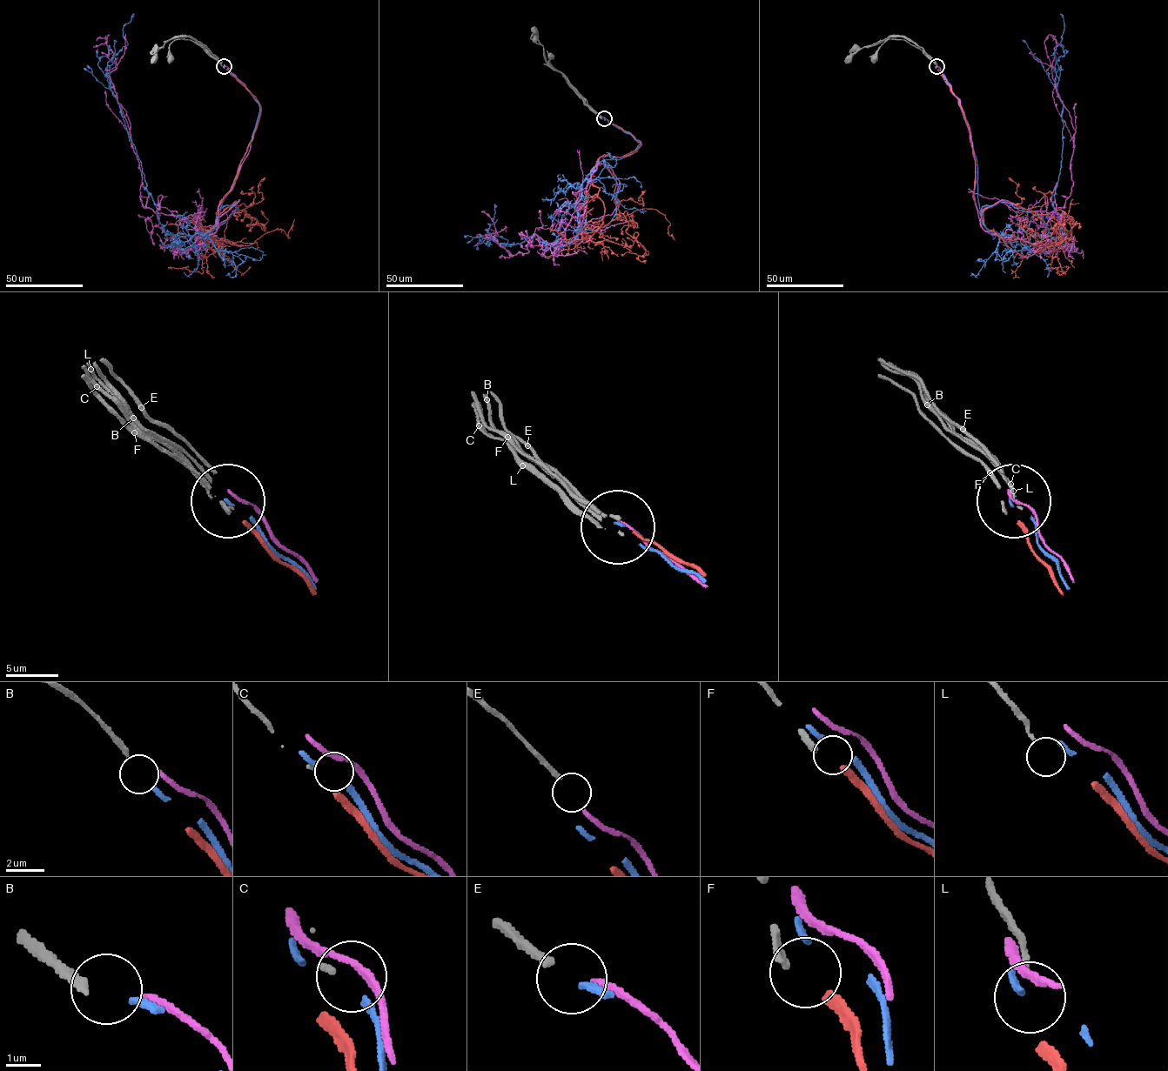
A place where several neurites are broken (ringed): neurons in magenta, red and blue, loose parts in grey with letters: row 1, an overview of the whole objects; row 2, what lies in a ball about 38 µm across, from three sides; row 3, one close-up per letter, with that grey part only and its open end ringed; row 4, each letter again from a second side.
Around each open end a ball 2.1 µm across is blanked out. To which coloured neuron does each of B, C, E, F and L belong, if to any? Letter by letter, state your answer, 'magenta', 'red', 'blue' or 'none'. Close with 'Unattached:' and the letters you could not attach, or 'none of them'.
B: blue
C: none
E: magenta
F: red
L: none
Unattached: C, L

